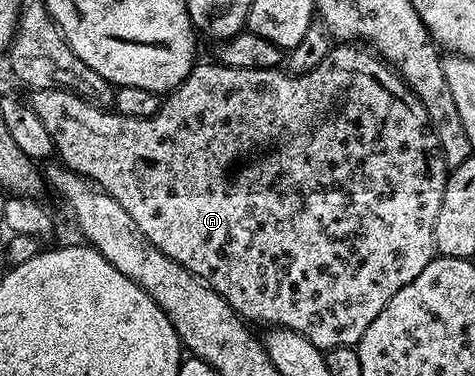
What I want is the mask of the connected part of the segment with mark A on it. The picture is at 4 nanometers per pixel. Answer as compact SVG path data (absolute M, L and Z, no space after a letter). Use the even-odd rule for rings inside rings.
M360 44L333 45L316 68L302 75L280 68L234 68L215 61L203 62L193 66L186 80L182 80L175 90L168 91L158 112L149 118L122 116L111 109L92 106L69 90L33 90L30 104L34 112L38 112L38 120L46 124L46 132L50 132L58 158L60 154L59 161L118 200L134 219L134 224L142 228L150 244L166 252L170 260L178 260L178 264L214 288L214 292L223 296L241 318L252 324L265 322L268 328L298 332L325 352L339 346L356 346L362 340L362 332L366 332L374 316L386 308L394 292L406 288L406 284L410 284L410 280L414 280L436 254L434 220L438 220L438 208L442 208L442 192L449 171L444 165L440 141L432 130L426 108L379 54Z

